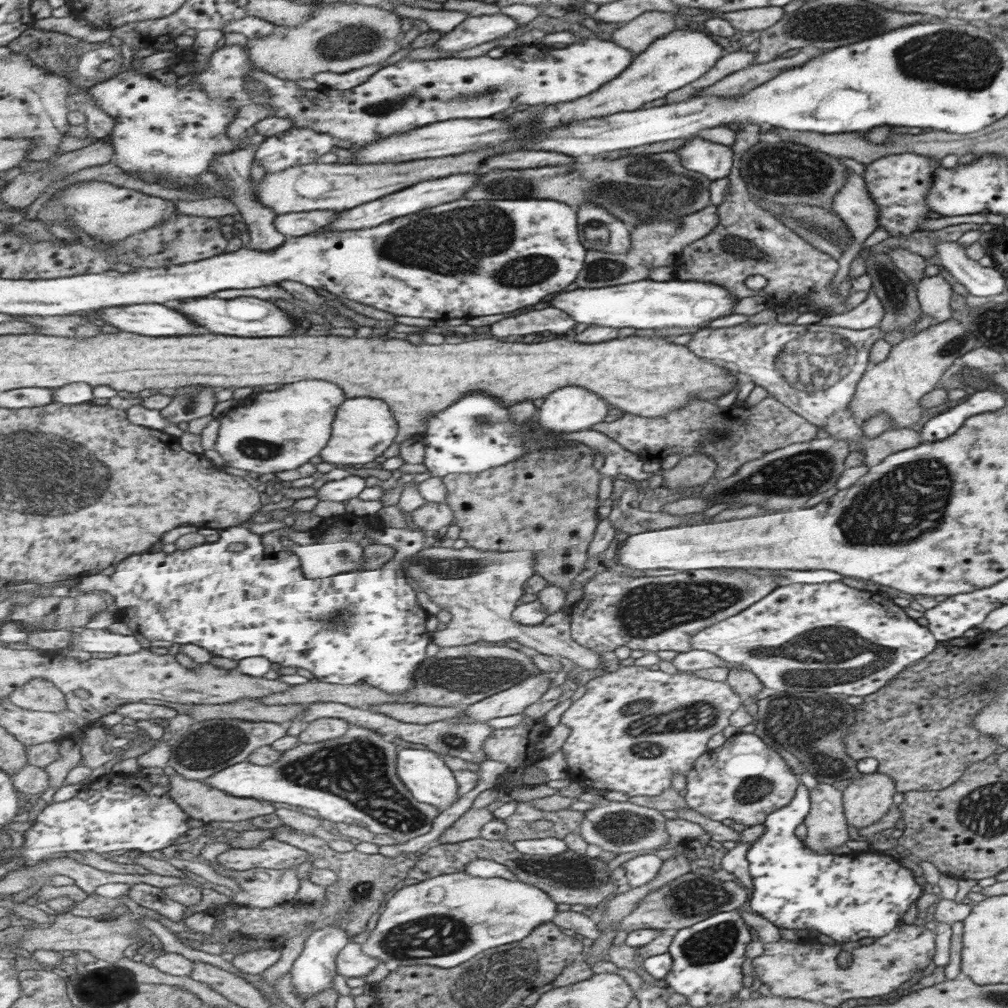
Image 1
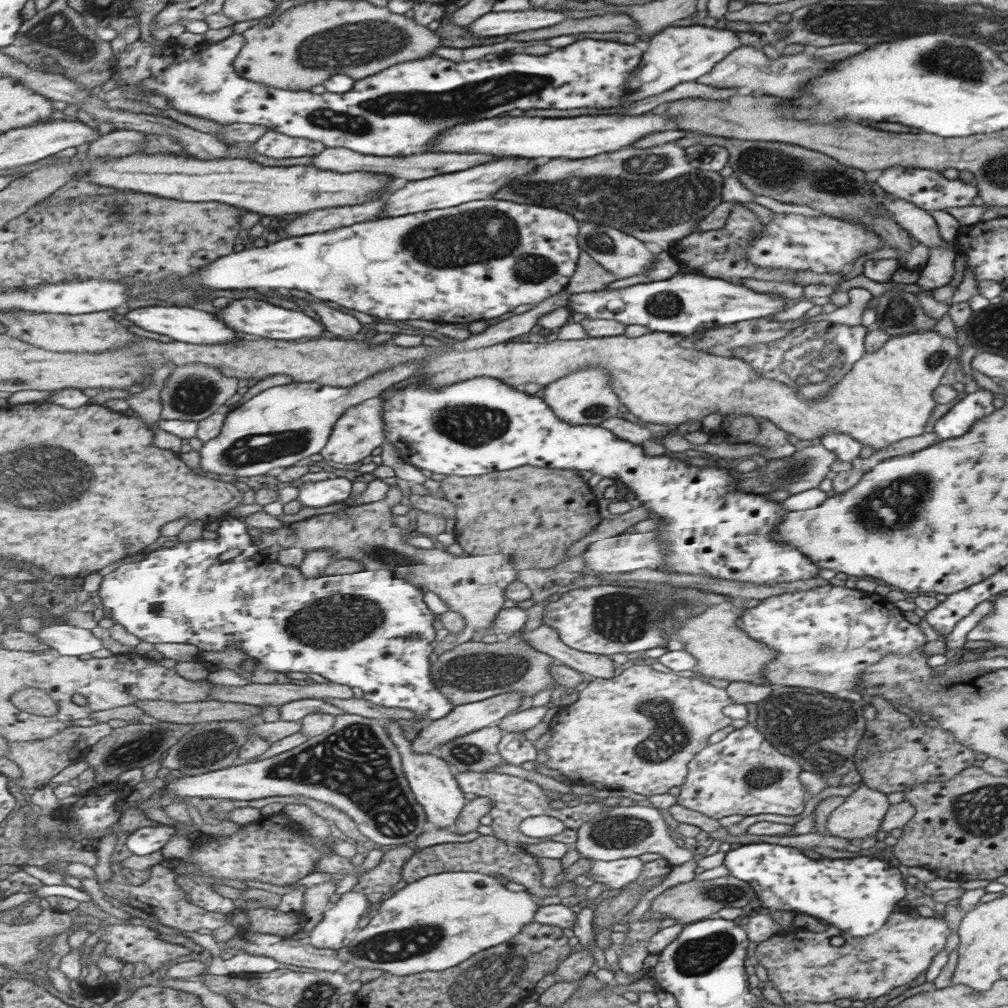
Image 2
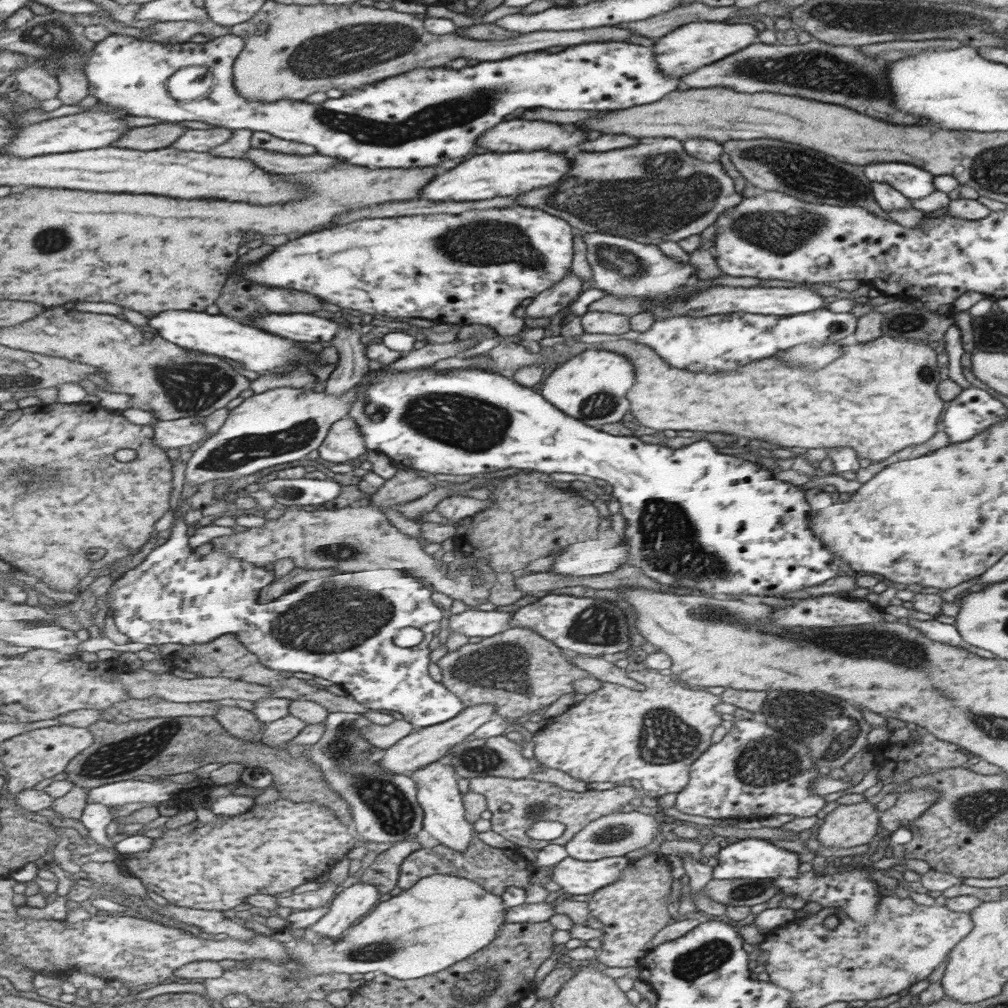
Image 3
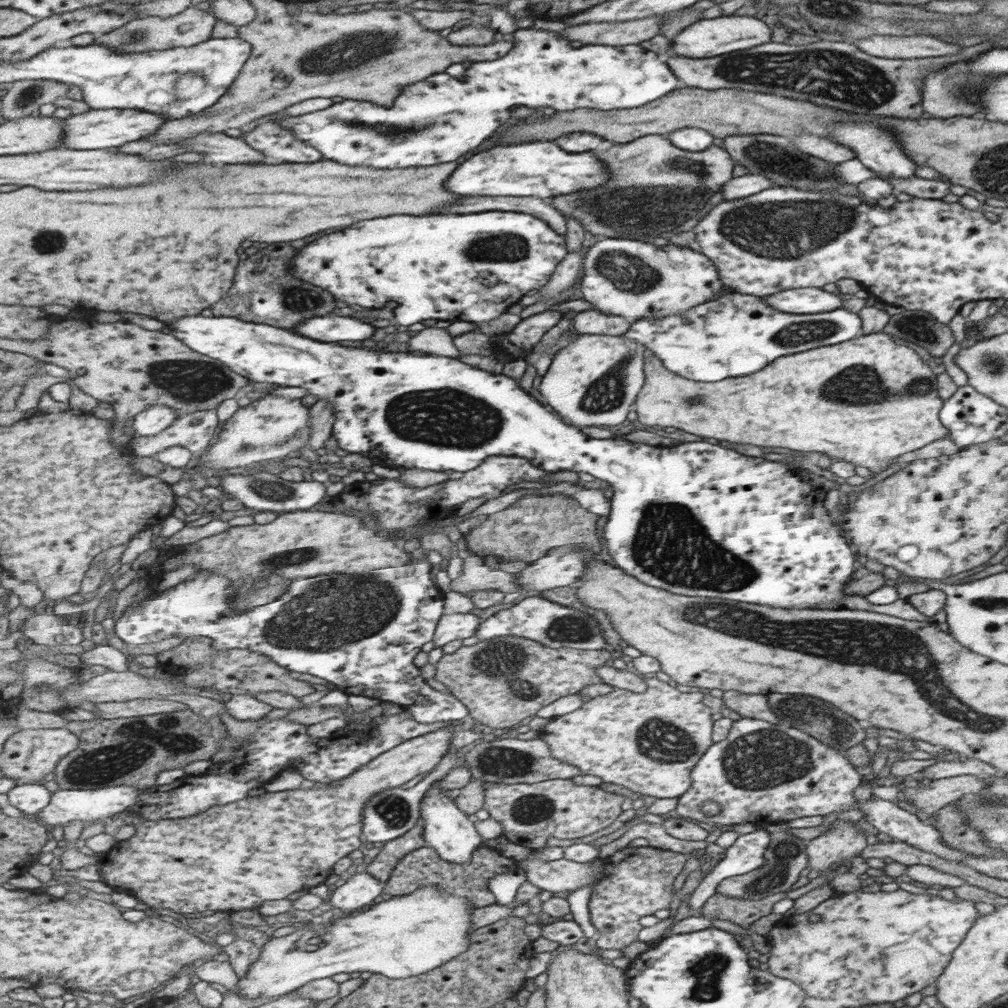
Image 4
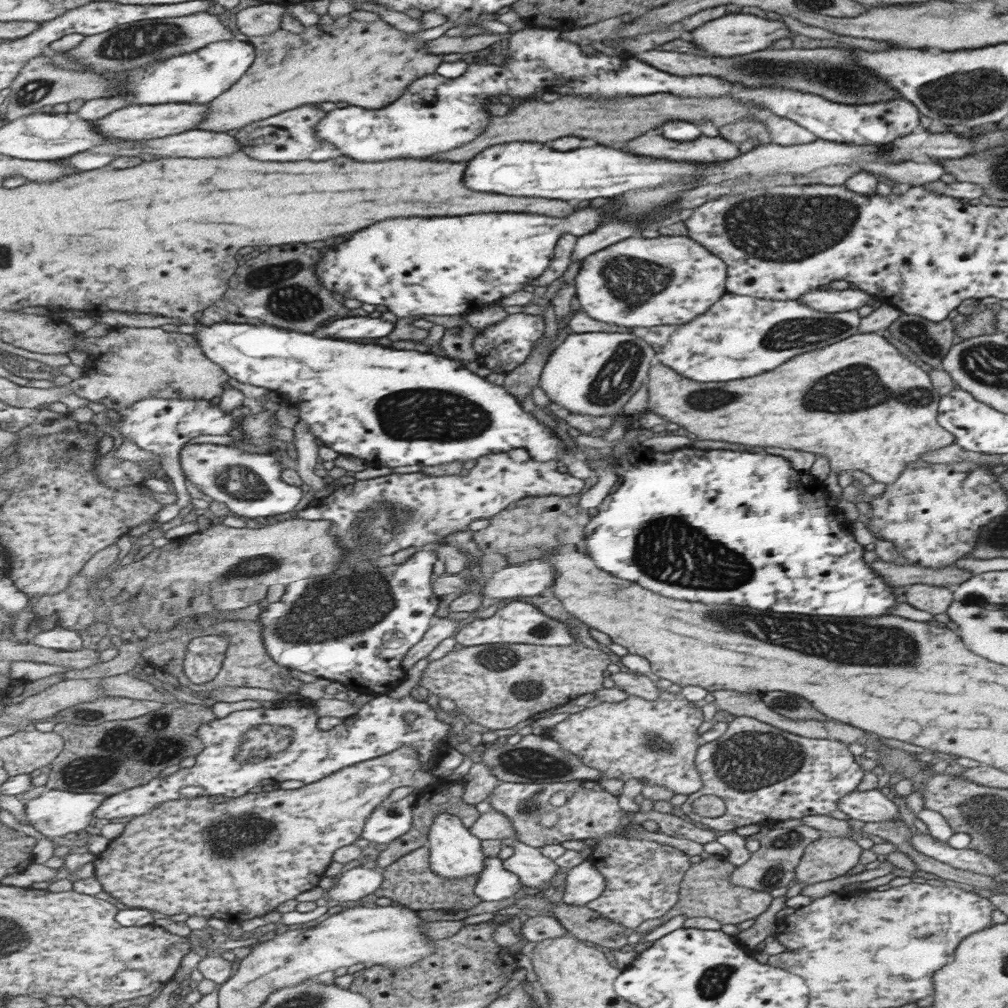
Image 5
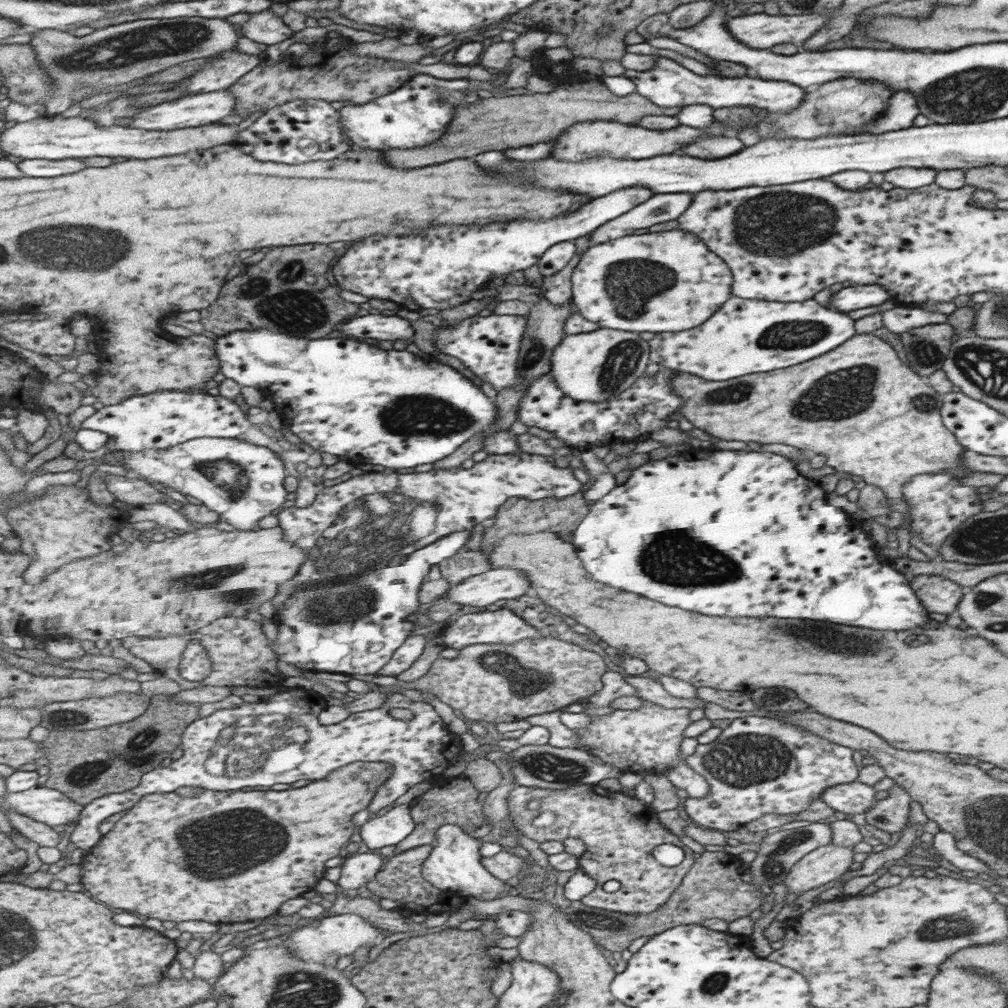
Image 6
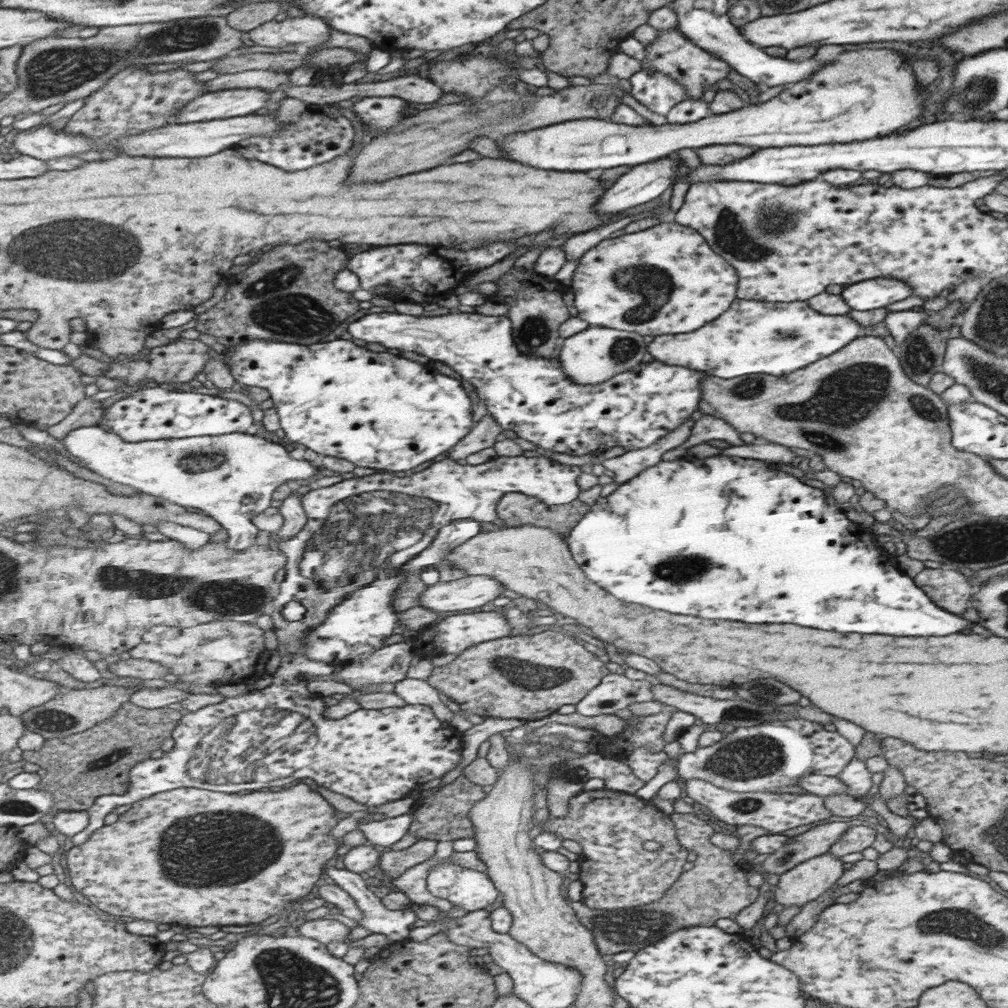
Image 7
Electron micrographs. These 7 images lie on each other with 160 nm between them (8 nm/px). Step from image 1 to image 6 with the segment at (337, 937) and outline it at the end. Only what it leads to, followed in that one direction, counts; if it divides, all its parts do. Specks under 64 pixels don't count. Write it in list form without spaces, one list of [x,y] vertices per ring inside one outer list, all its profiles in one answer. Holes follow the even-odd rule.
[[[377,851],[344,856],[341,876],[337,883],[346,891],[354,893],[377,876],[385,864],[385,858]]]

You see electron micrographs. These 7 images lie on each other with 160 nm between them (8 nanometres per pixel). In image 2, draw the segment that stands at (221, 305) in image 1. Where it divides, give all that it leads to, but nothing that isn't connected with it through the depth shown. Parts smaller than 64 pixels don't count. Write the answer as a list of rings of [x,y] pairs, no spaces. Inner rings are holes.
[[[243,298],[243,300],[233,300],[225,310],[219,310],[217,316],[223,318],[223,322],[239,332],[255,334],[261,338],[275,338],[275,340],[299,340],[299,338],[319,338],[325,330],[325,326],[311,316],[297,312],[297,310],[287,310],[263,300],[255,298]]]

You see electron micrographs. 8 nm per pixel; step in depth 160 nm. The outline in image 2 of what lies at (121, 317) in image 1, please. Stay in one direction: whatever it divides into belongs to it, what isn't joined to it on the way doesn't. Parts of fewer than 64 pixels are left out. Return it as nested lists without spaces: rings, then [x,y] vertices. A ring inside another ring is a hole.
[[[146,306],[131,309],[125,317],[133,322],[135,326],[145,328],[149,332],[157,334],[165,334],[171,336],[173,340],[183,340],[183,342],[193,342],[195,344],[225,344],[225,342],[233,342],[239,340],[237,332],[233,328],[227,328],[227,324],[223,324],[219,318],[215,318],[209,312],[197,310],[197,308],[179,308],[179,306]]]

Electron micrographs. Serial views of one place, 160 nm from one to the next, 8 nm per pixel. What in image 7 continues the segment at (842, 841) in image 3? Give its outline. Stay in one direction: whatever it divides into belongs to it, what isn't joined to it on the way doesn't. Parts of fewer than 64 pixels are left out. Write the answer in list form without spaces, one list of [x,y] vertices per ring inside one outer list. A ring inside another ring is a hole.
[[[832,854],[808,858],[778,876],[774,900],[783,907],[801,906],[823,894],[842,872],[841,860]]]

